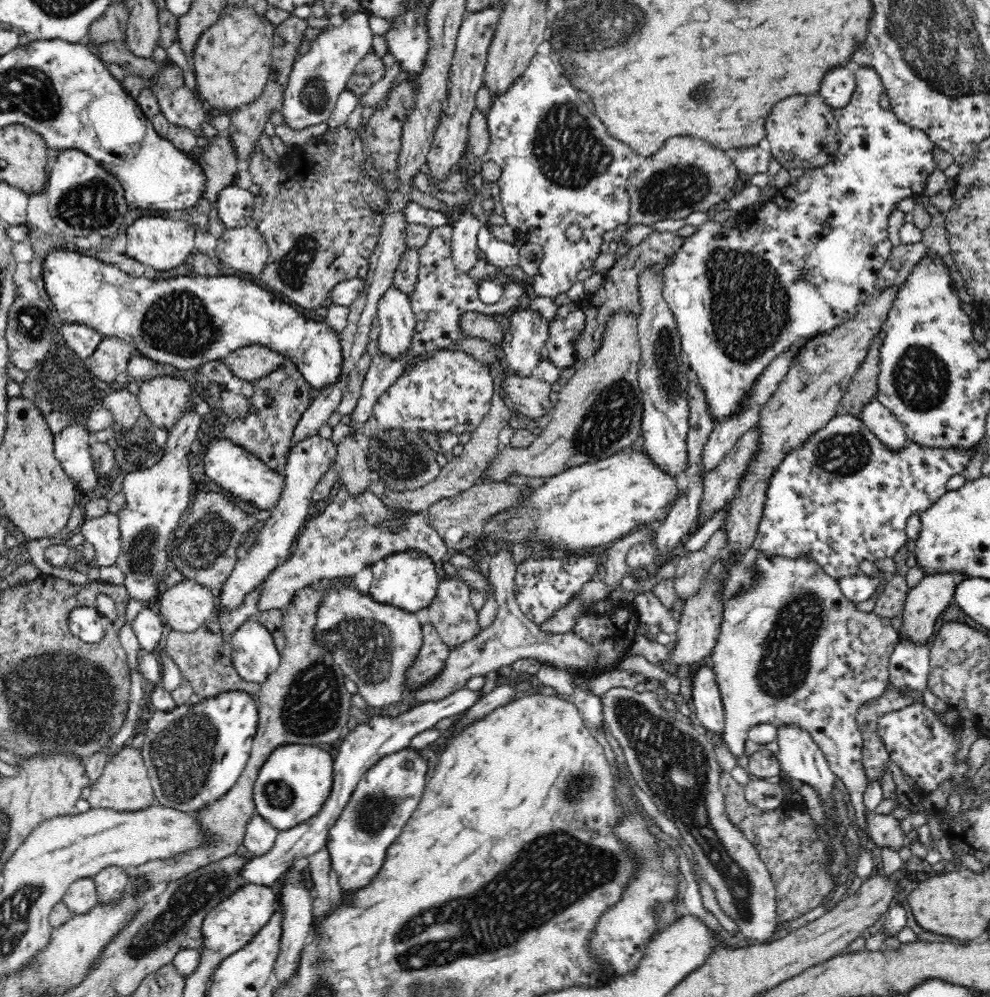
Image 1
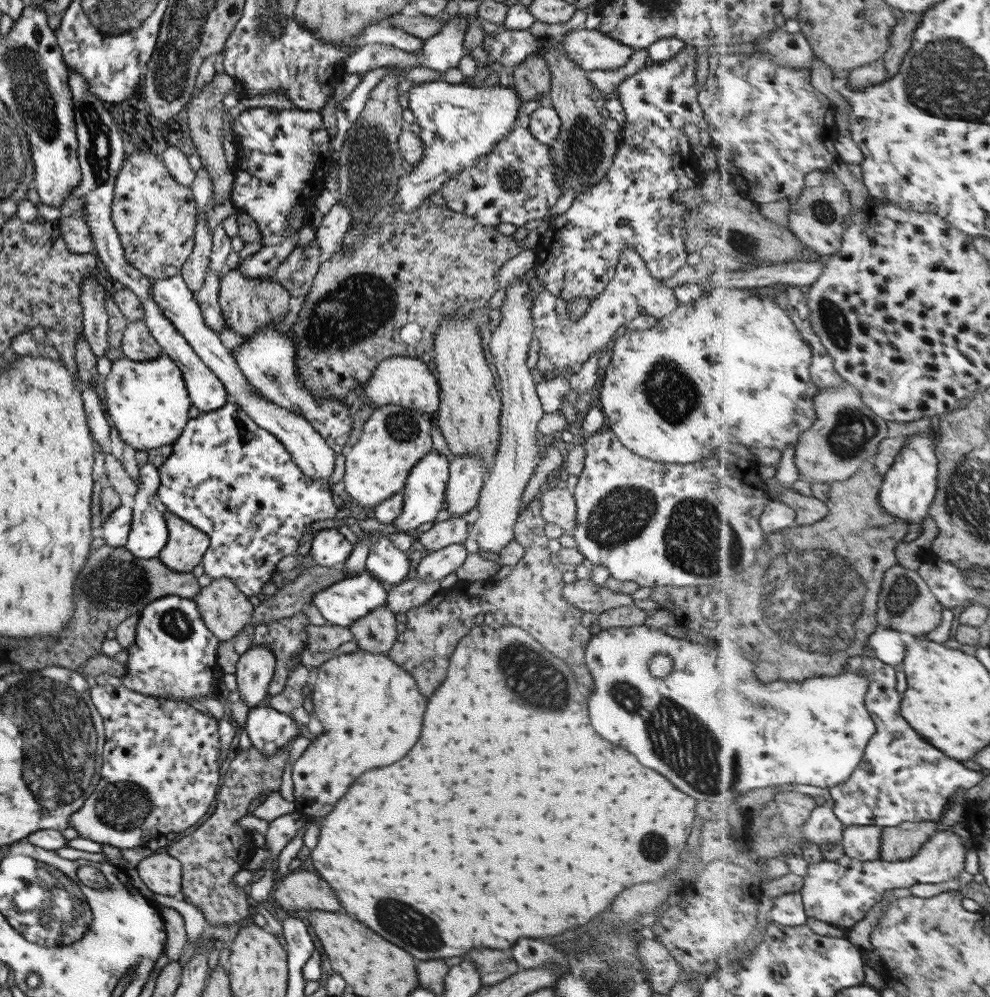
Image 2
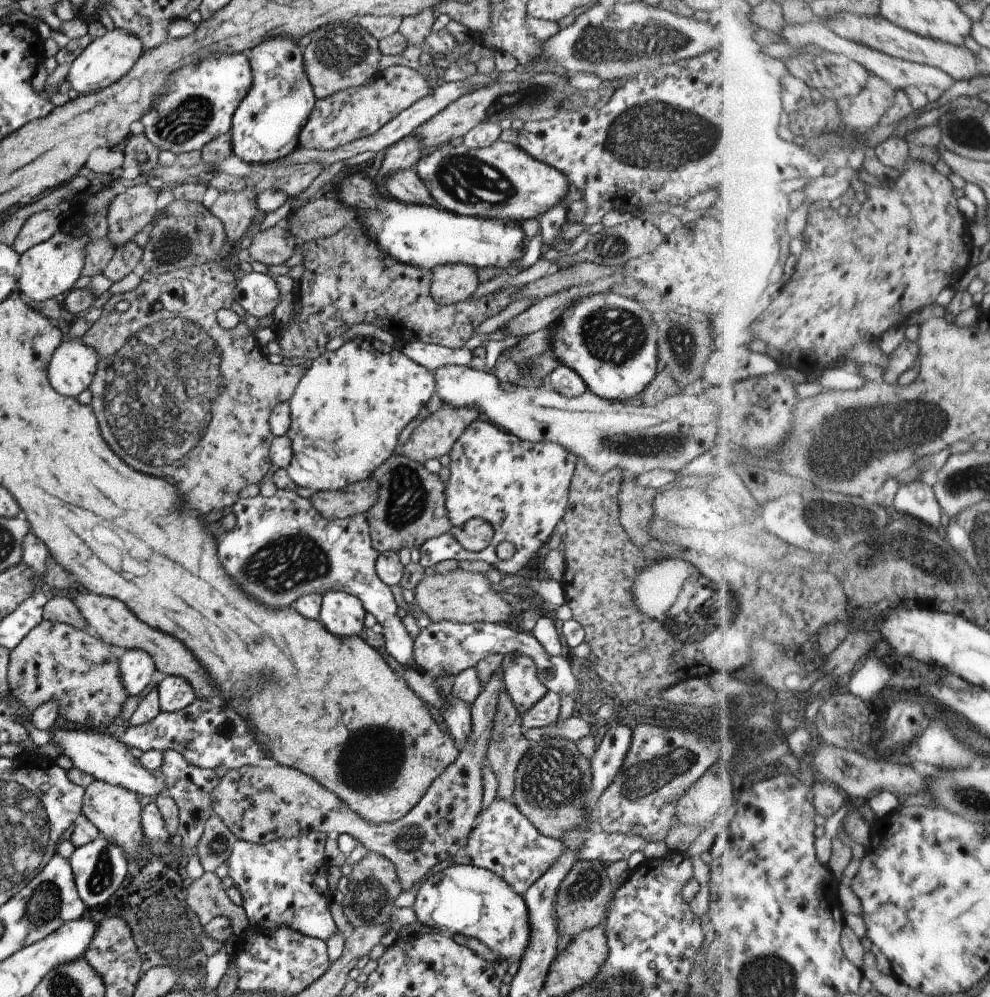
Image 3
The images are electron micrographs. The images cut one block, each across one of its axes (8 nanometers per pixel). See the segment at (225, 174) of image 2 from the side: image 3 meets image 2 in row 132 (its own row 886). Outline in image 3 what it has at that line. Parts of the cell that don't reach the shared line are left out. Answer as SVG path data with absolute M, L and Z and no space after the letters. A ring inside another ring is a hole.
M206 871L192 881L187 889L187 903L202 926L206 926L214 917L226 917L237 938L250 936L251 926L246 911L226 895L226 889L215 871Z

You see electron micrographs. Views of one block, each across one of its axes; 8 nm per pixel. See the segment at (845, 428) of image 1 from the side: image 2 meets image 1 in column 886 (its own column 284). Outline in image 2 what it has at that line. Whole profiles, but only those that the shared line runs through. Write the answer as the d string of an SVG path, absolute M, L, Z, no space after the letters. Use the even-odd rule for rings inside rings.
M227 402L222 408L201 413L196 418L189 419L186 426L184 426L184 430L172 445L173 449L170 456L157 468L160 474L160 487L158 487L156 496L159 507L161 509L165 508L168 512L175 514L181 520L189 522L189 524L208 535L210 544L201 560L206 576L213 579L224 577L233 580L247 597L261 596L262 586L272 580L272 574L277 571L276 564L278 564L278 561L296 553L298 542L308 525L317 520L333 518L340 509L338 500L334 497L329 484L306 477L306 474L296 466L296 463L291 459L291 454L276 436L260 428L236 402Z

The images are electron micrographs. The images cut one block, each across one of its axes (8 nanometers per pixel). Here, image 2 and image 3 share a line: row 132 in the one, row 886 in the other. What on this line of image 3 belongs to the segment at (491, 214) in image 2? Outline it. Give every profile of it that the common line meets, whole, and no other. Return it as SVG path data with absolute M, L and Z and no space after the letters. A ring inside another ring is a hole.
M494 799L476 820L470 831L464 854L471 858L471 864L497 874L503 878L516 894L523 896L565 851L560 839L544 836L518 810L513 801Z

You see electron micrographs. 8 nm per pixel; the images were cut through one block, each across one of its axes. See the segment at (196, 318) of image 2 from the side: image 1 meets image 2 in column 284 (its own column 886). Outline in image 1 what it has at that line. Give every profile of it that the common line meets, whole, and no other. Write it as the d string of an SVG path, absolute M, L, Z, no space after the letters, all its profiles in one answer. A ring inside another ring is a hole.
M876 397L862 406L858 416L888 450L896 452L906 448L904 426Z

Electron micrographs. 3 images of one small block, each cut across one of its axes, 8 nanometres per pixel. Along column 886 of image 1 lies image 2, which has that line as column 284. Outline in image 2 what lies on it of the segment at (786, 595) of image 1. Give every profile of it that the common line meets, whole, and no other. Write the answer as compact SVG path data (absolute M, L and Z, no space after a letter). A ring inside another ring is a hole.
M300 611L296 616L280 619L274 623L258 624L253 630L252 645L268 645L276 659L275 673L268 690L271 696L282 694L290 672L296 668L291 658L300 655L300 652L306 649L306 625L309 625L308 619Z

